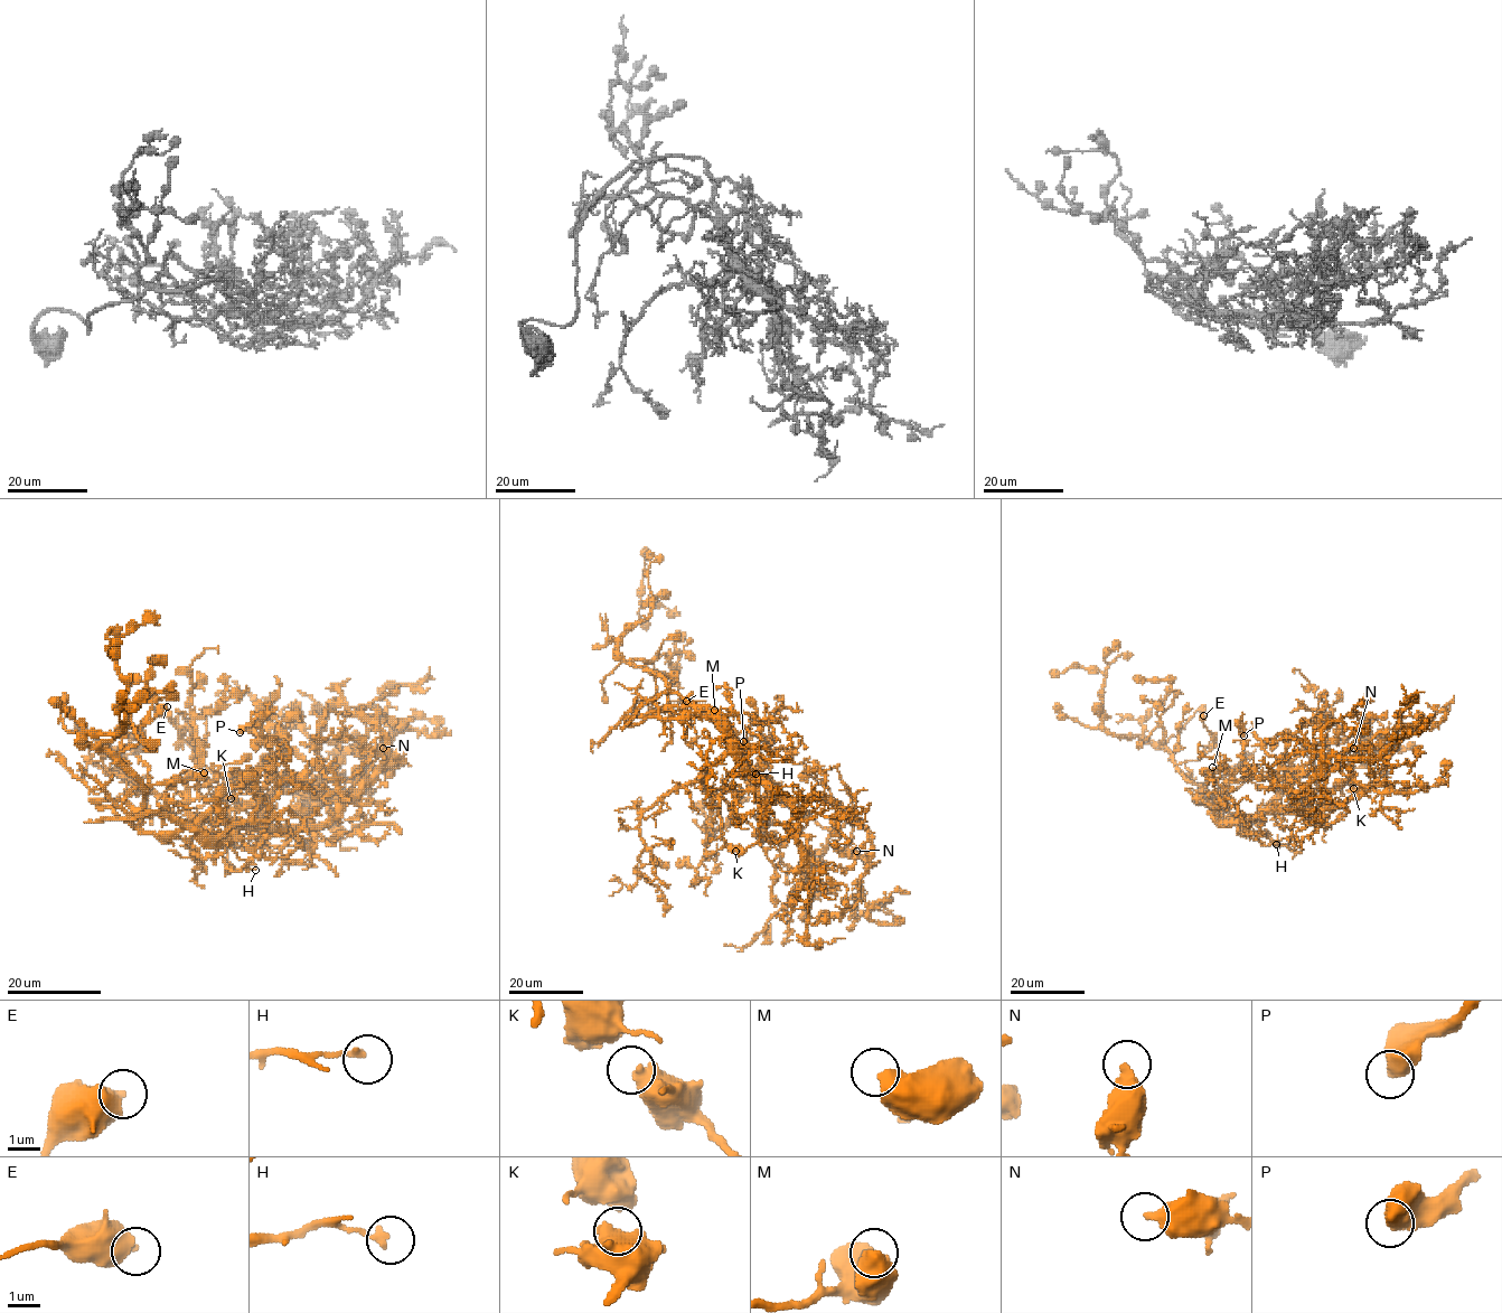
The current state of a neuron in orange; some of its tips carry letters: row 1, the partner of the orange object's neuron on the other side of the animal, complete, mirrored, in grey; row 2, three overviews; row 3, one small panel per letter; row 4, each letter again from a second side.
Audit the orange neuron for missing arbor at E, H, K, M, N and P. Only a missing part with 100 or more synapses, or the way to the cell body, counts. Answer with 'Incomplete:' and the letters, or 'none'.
Incomplete: none

